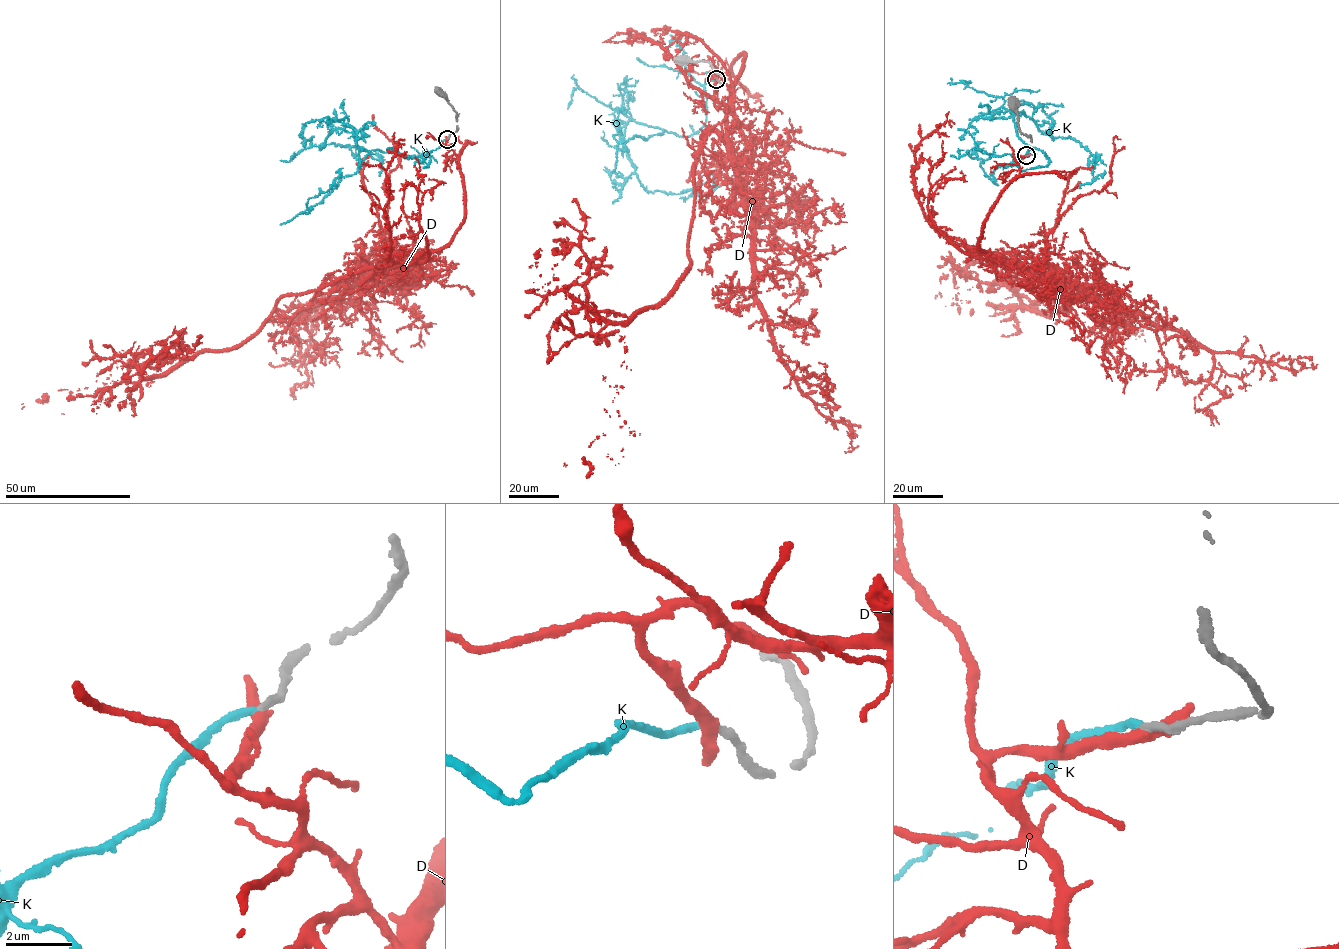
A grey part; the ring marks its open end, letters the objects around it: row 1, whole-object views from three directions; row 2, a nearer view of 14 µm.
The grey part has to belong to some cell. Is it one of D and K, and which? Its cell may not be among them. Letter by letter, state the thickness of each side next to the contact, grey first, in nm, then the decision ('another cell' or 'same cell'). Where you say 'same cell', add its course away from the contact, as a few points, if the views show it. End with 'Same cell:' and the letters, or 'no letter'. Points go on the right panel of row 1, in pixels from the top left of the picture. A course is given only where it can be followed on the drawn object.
D: 240 nm thick on the grey side, 380 nm on the other; another cell
K: 220 nm thick on the grey side, 240 nm on the other; same cell; it runs (1026, 155), (1016, 160), (1020, 170), (1049, 161), (1021, 141), (1011, 109), (1094, 156), (1092, 181), (1080, 187)
Same cell: K

